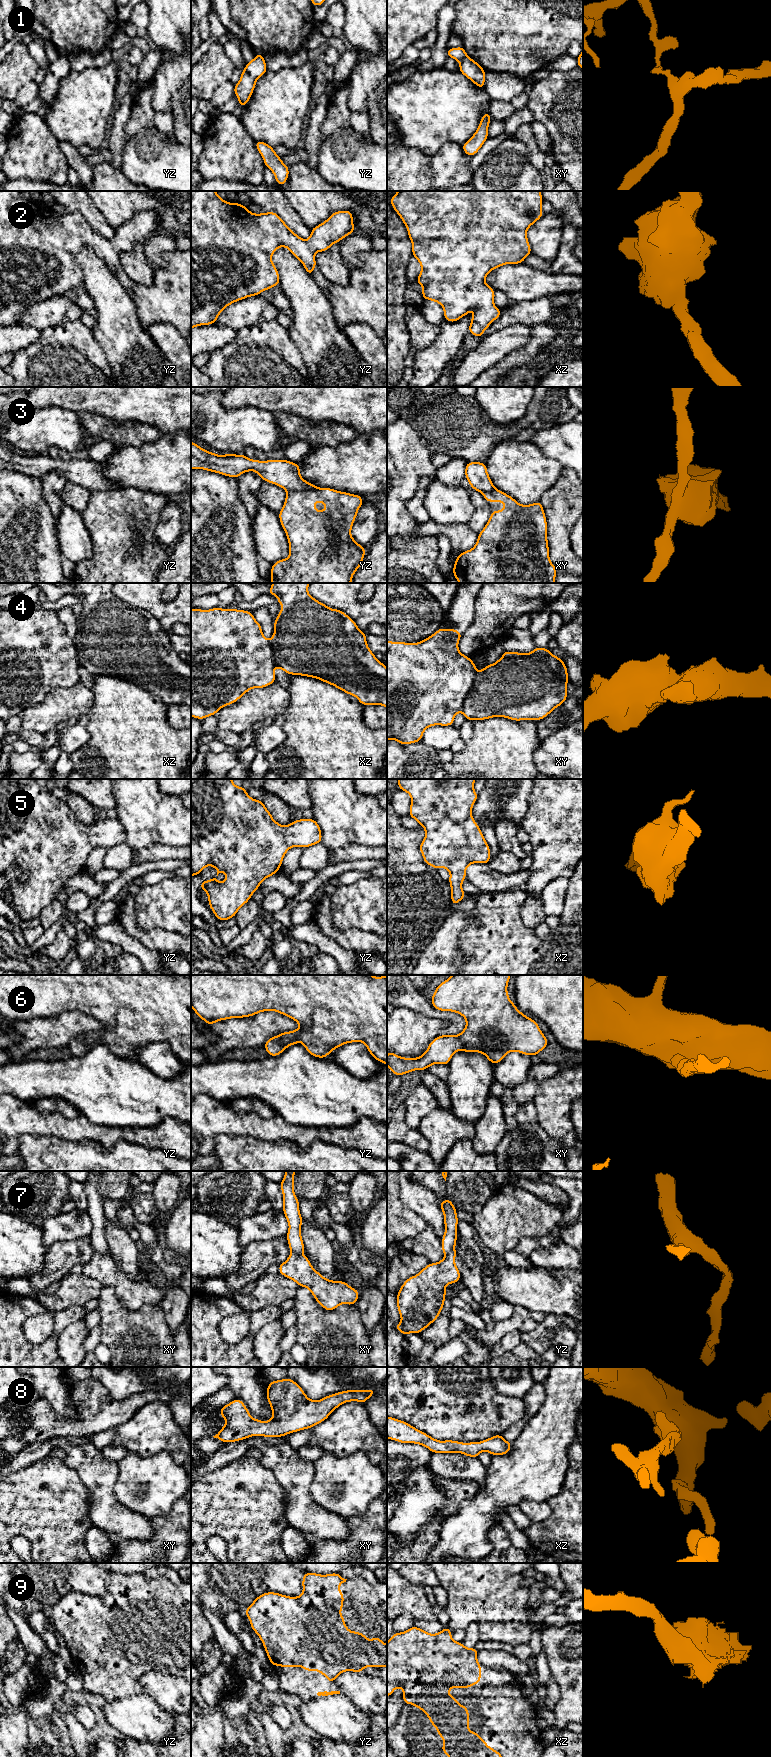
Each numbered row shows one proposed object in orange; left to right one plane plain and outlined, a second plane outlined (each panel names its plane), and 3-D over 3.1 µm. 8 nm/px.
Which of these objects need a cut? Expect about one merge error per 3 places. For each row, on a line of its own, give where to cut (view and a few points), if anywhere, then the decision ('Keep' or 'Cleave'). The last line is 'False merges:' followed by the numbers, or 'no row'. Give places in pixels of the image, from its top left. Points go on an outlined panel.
1: Split along xy (466, 55), (459, 61). Cleave
2: No split. Keep
3: Split along yz (318, 487), (287, 491). Cleave
4: Split along xy (477, 672), (460, 710). Cleave
5: No split. Keep
6: No split. Keep
7: Split along xy (291, 1251), (300, 1253). Cleave
8: No split. Keep
9: No split. Keep
False merges: 1, 3, 4, 7

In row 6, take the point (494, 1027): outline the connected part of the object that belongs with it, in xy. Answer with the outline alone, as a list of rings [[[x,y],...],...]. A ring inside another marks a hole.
[[[452,975],[435,989],[431,1000],[438,1011],[456,1012],[466,1020],[464,1030],[458,1035],[440,1035],[434,1038],[427,1050],[416,1058],[387,1054],[387,1066],[393,1075],[403,1076],[415,1070],[427,1070],[434,1064],[448,1065],[453,1054],[460,1050],[479,1052],[493,1064],[502,1061],[506,1054],[515,1051],[534,1057],[544,1050],[548,1039],[538,1023],[520,1012],[508,996],[507,986],[511,975]]]

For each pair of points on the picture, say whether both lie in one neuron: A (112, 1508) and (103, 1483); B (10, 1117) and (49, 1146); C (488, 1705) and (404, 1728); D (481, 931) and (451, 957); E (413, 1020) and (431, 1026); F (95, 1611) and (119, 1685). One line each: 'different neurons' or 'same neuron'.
A: same neuron
B: different neurons
C: same neuron
D: different neurons
E: same neuron
F: same neuron

